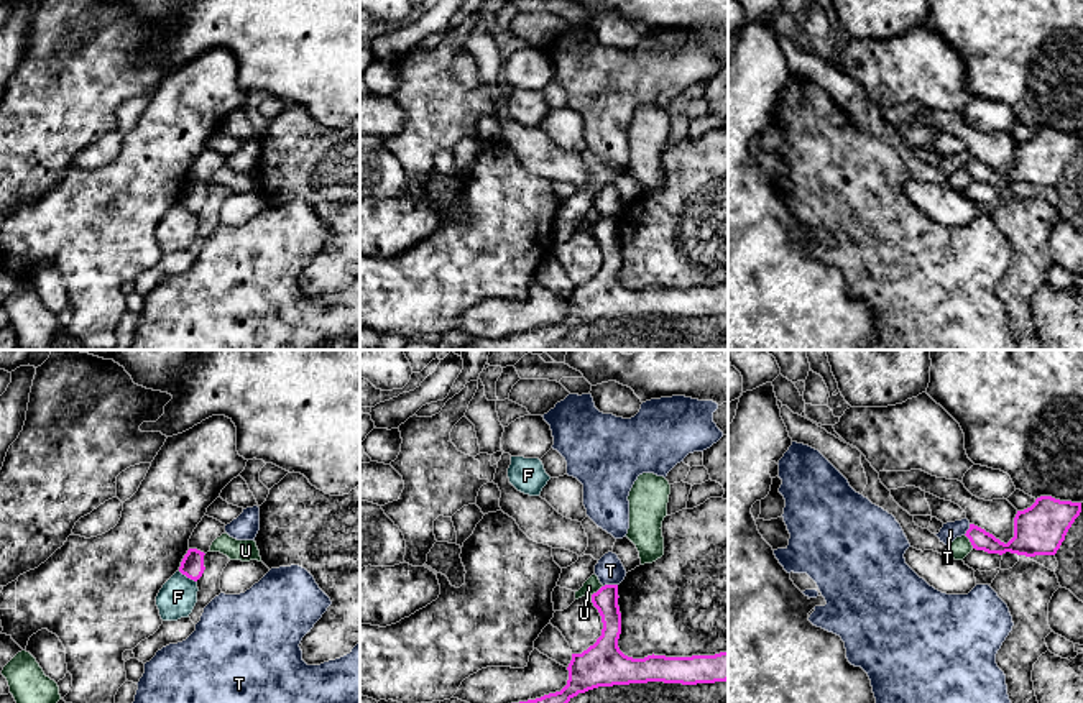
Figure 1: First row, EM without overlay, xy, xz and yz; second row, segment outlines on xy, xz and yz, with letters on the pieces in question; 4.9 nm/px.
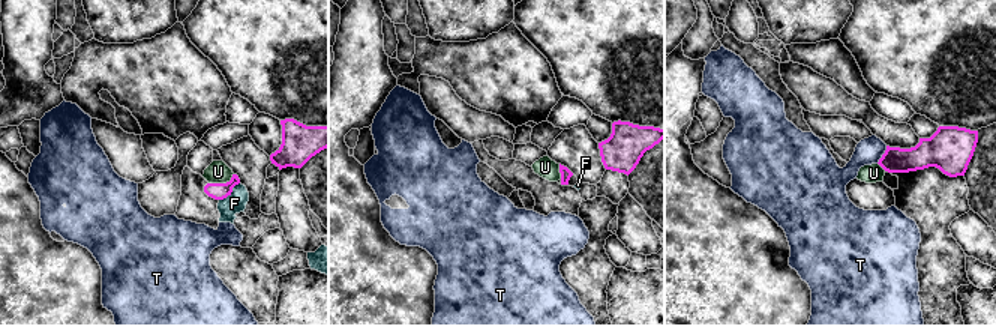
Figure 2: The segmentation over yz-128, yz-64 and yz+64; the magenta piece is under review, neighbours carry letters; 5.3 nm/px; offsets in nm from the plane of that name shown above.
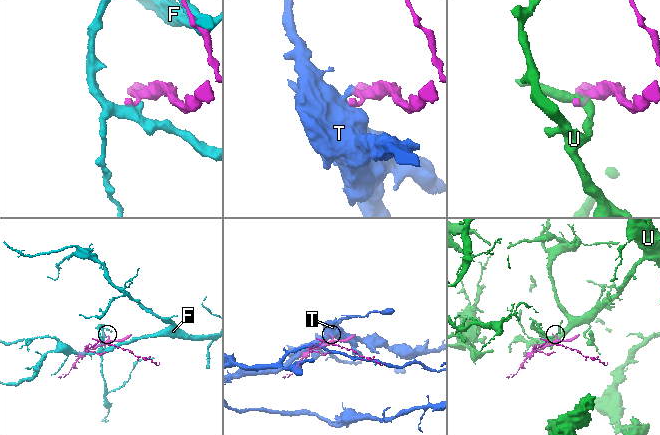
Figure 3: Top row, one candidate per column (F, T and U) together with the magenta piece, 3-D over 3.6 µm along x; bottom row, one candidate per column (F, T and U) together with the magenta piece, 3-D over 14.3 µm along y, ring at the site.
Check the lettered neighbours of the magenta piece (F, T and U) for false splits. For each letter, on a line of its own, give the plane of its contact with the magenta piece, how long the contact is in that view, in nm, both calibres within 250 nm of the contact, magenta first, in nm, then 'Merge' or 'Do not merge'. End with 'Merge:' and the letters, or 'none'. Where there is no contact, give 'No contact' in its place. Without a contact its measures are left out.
F: Touches magenta in xy. Shared border 110 nm. Thickness 110 nm (magenta) against 190 nm. Do not merge
T: Touches magenta in xz. Shared border 70 nm. Thickness 120 nm (magenta) against 140 nm. Do not merge
U: Touches magenta in yz. Shared border 80 nm. Thickness 110 nm (magenta) against 100 nm. Do not merge
Merge: none

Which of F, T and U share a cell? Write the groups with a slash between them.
F / T / U

